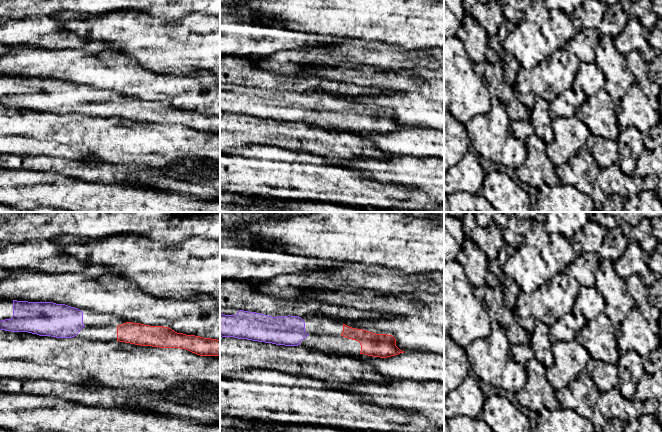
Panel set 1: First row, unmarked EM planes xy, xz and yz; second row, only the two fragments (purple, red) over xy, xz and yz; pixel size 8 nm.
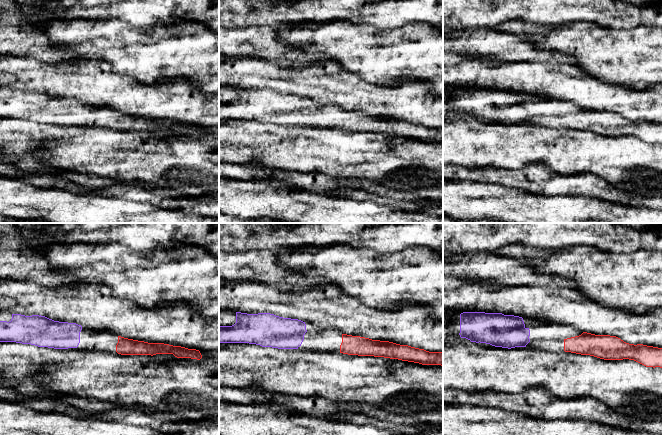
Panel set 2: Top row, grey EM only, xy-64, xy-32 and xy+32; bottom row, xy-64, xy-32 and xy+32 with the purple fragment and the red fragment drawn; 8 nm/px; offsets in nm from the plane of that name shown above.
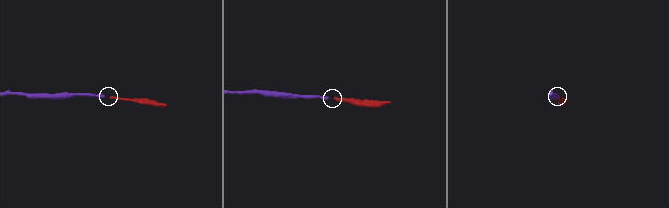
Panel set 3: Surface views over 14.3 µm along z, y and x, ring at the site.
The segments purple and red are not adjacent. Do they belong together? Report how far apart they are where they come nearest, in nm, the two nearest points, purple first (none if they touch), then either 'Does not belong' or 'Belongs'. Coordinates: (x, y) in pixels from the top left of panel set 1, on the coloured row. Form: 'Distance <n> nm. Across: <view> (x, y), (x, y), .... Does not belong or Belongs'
Distance 260 nm. Across: xy (84, 326), (117, 326). Belongs

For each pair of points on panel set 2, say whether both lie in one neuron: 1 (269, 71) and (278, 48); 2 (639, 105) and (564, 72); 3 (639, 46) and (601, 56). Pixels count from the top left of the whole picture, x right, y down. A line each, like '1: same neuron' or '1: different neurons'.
1: different neurons
2: same neuron
3: same neuron

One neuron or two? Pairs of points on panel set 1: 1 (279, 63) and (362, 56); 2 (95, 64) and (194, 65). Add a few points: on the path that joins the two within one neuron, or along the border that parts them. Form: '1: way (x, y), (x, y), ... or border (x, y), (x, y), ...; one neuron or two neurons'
1: way (300, 58), (306, 56), (341, 56); one neuron
2: border (119, 51), (134, 59), (143, 68), (161, 73); two neurons

